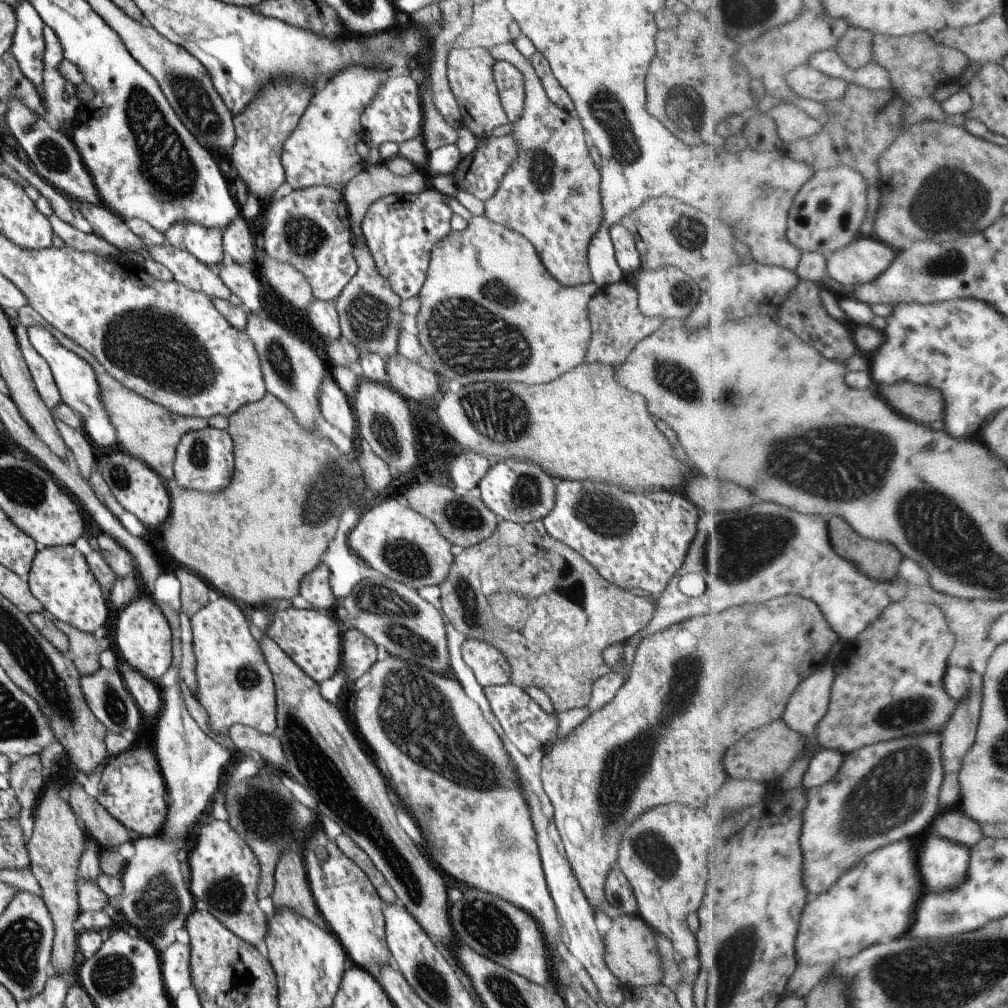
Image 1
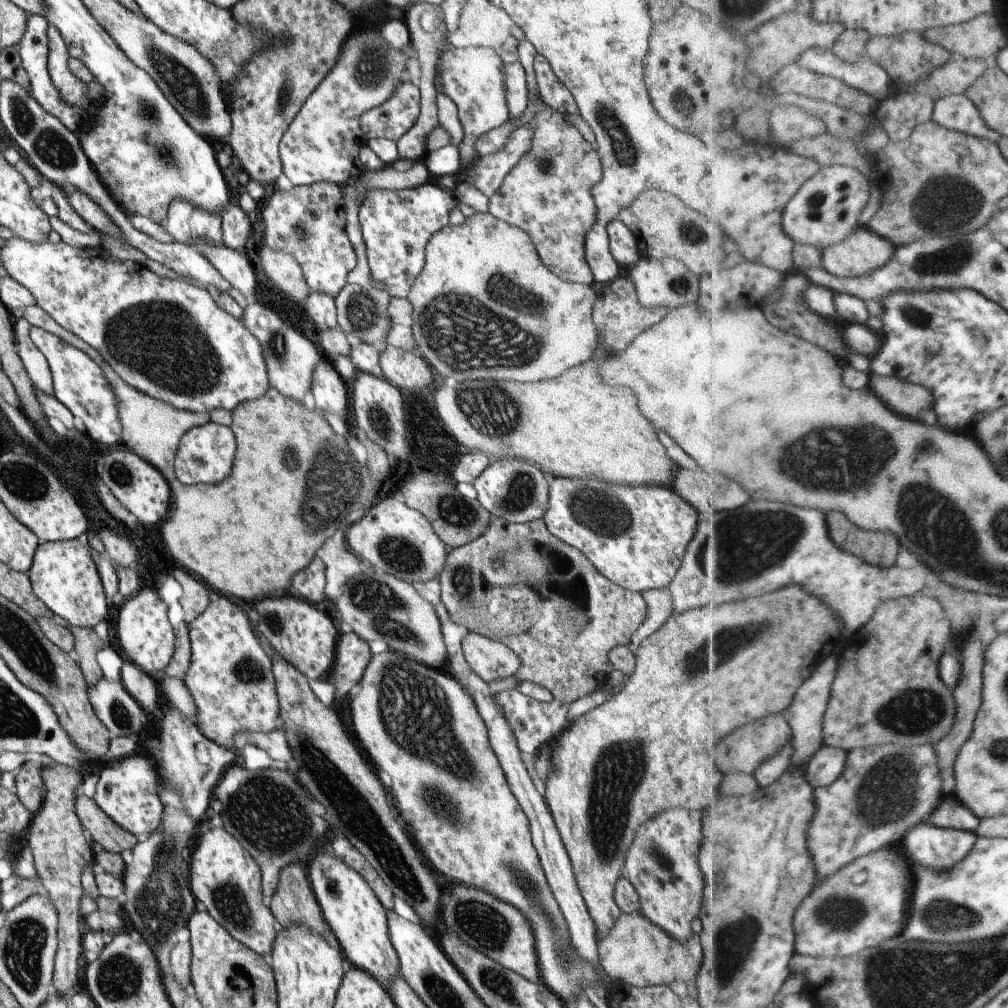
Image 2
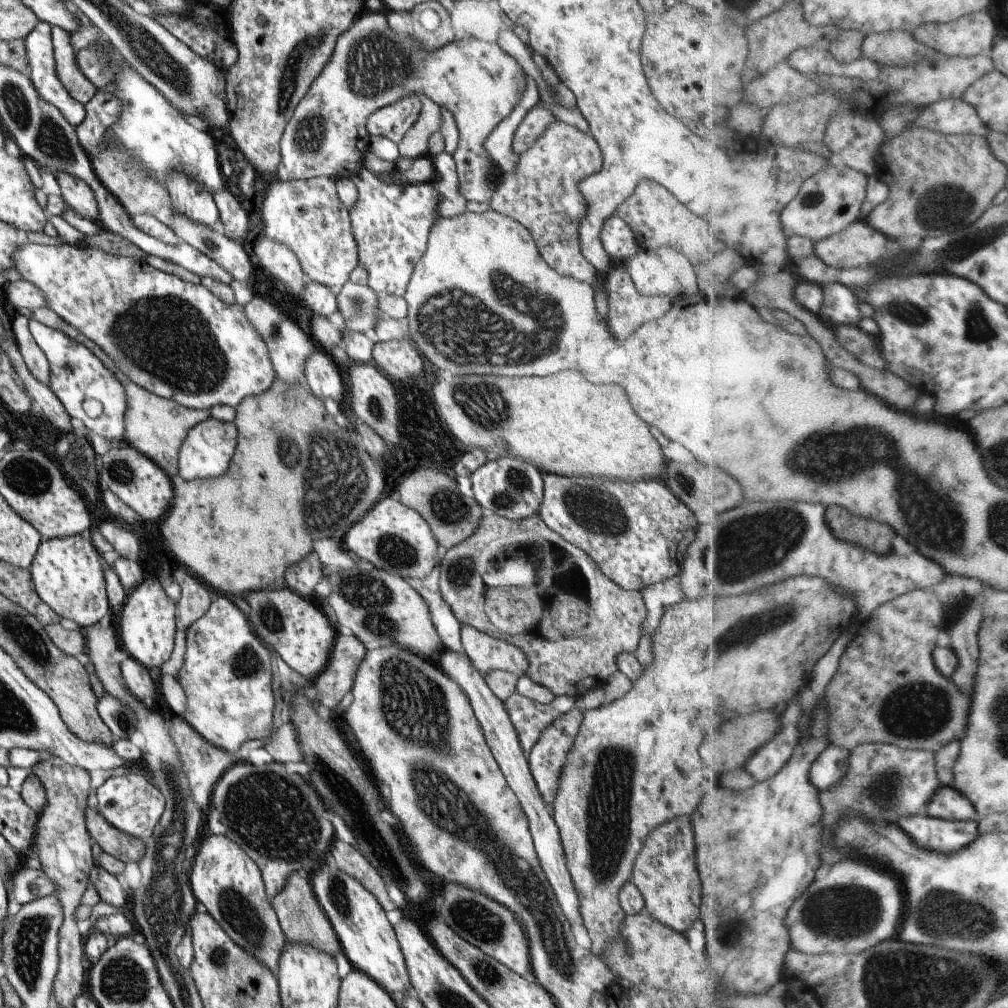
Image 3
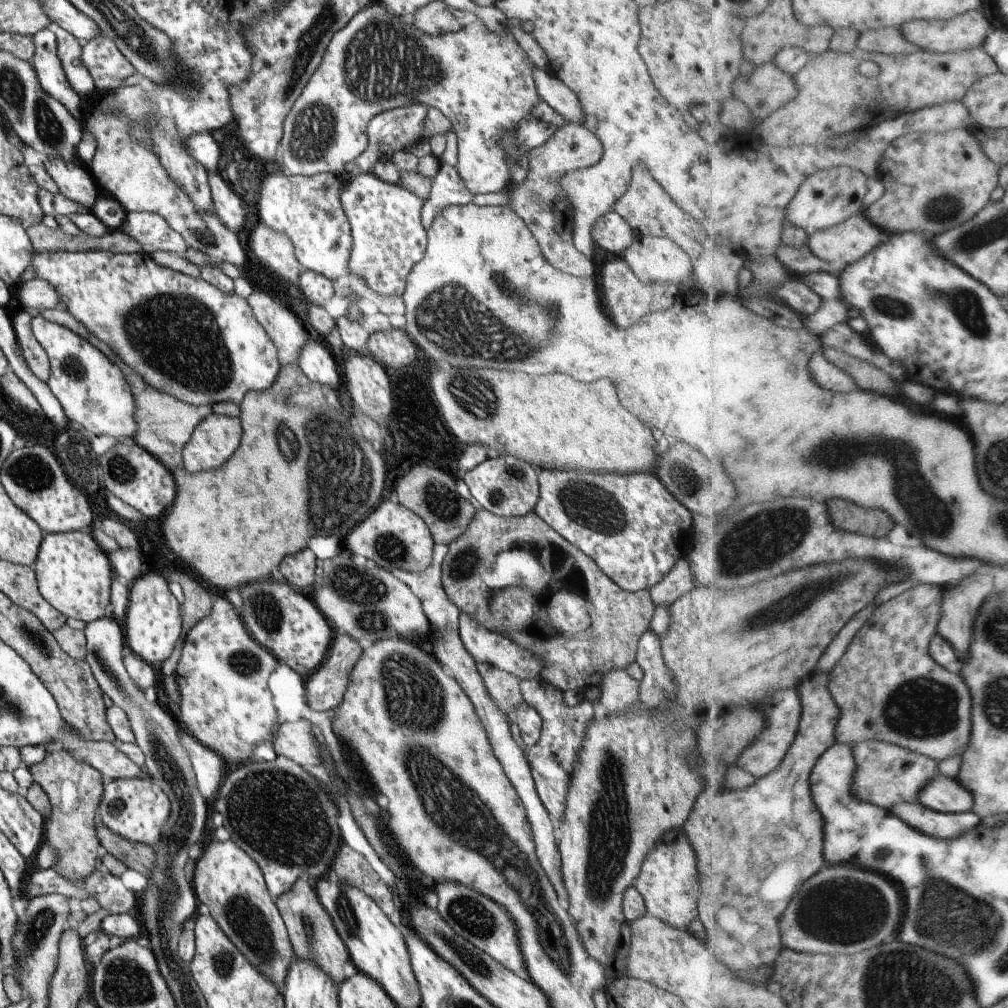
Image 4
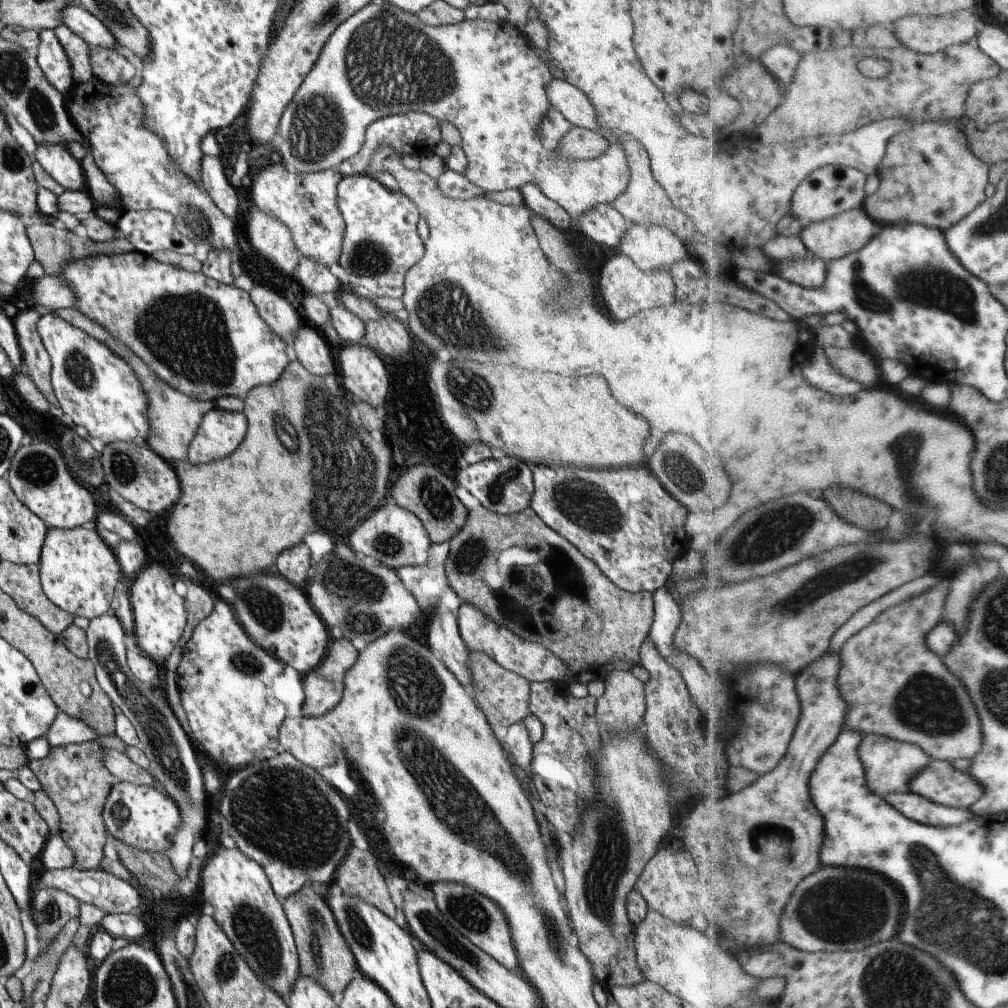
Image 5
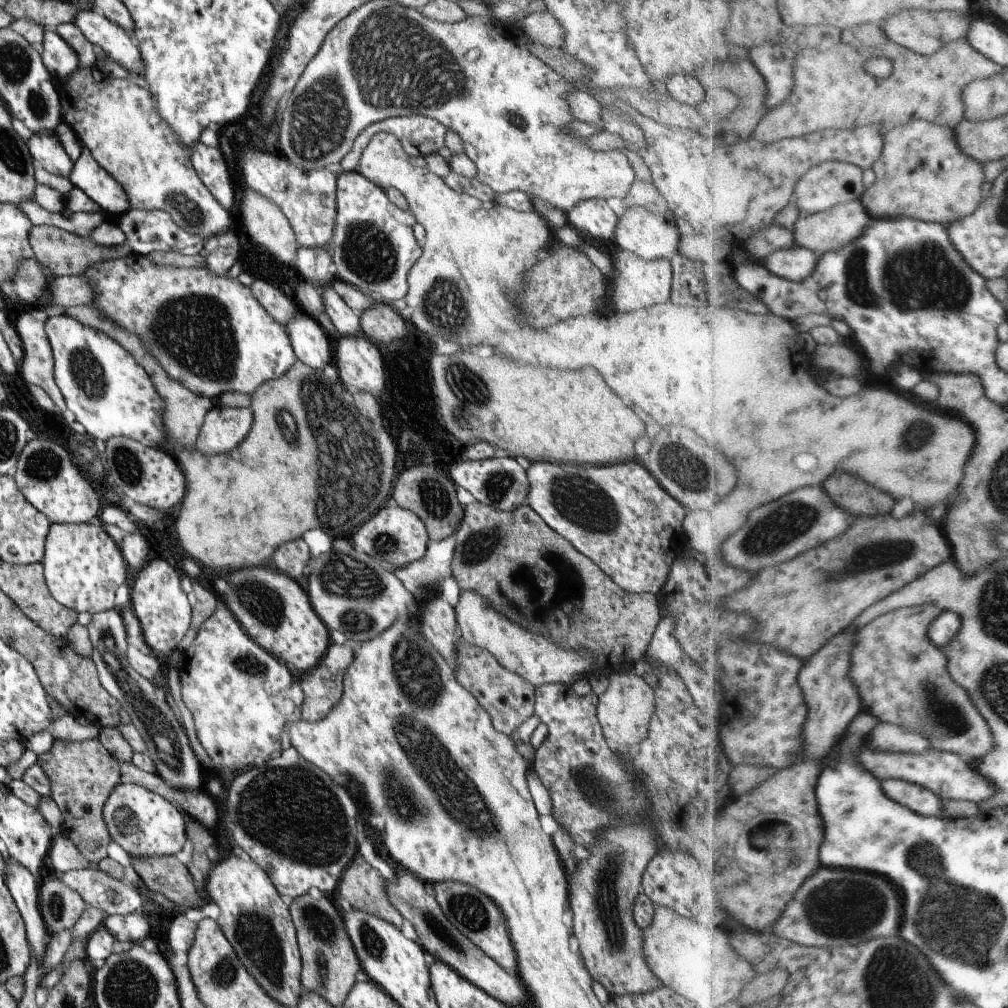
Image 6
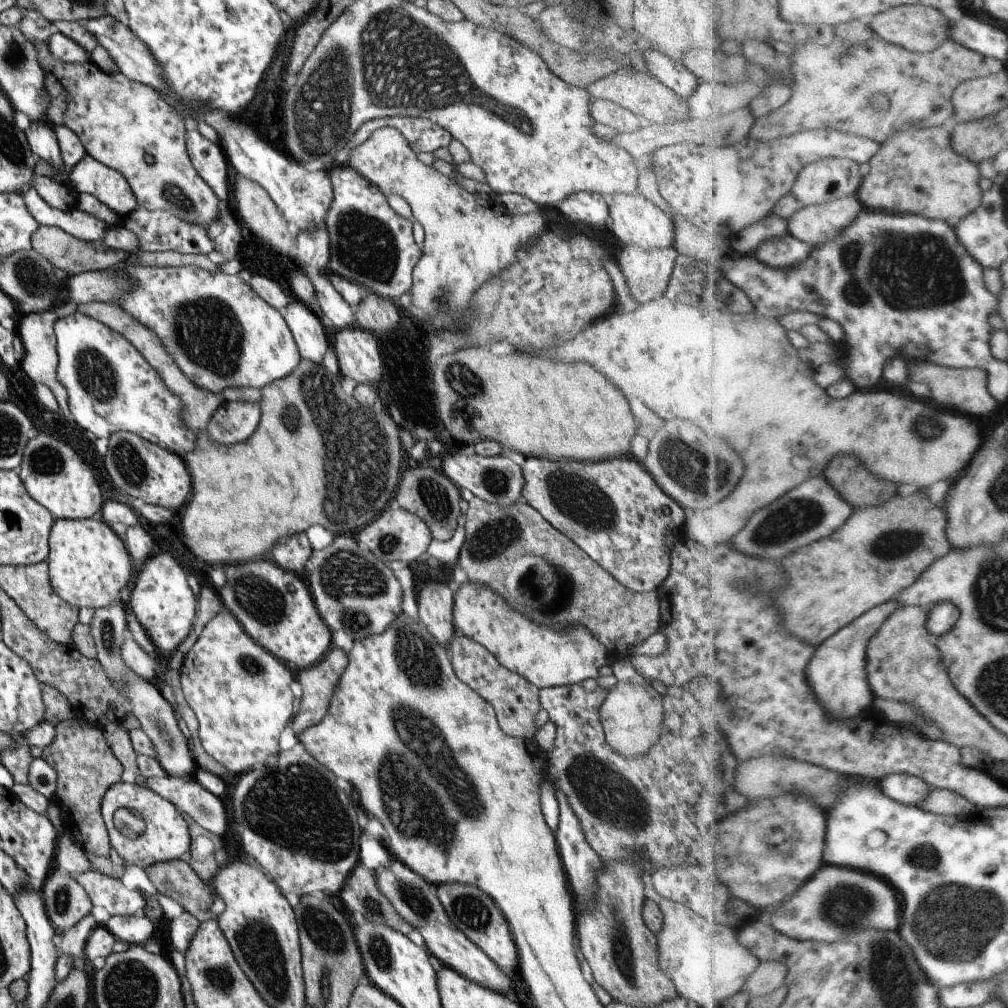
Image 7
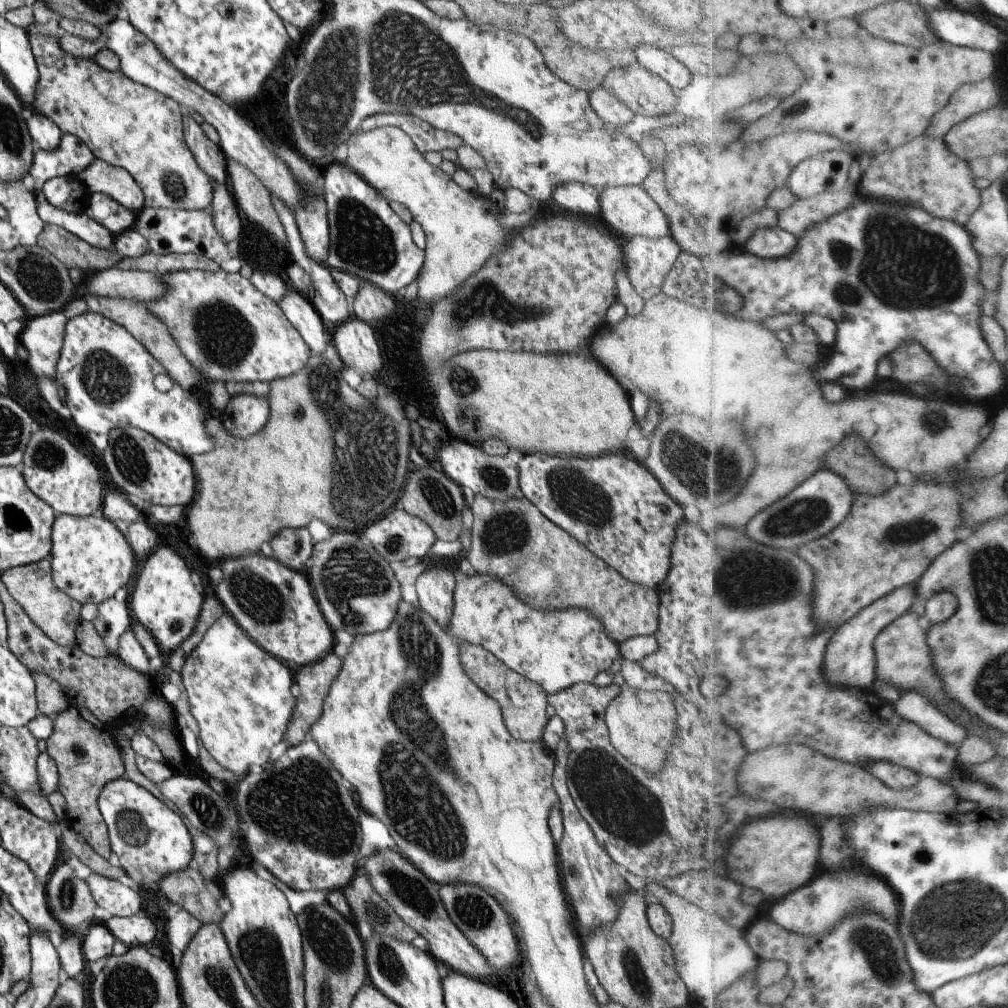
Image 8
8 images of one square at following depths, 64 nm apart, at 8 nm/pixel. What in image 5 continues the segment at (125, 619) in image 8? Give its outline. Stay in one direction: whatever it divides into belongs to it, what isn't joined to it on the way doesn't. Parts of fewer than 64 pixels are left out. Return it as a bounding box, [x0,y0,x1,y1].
[87,609,208,877]

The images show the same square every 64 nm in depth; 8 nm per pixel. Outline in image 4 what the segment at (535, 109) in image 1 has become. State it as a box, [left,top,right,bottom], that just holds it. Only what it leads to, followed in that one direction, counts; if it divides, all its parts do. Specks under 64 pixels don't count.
[504,124,603,278]

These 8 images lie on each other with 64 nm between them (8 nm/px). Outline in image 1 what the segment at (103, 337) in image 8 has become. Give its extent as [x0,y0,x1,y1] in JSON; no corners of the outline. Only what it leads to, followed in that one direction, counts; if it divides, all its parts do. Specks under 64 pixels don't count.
[26,324,117,447]

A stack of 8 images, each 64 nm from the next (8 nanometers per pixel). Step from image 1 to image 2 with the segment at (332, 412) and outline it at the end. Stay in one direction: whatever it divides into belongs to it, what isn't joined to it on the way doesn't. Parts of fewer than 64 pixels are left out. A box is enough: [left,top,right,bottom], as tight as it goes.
[311,356,346,414]

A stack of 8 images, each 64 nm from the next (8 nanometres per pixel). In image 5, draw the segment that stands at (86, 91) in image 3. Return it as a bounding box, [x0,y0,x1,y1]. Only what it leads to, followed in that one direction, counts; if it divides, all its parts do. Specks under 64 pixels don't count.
[54,24,93,84]

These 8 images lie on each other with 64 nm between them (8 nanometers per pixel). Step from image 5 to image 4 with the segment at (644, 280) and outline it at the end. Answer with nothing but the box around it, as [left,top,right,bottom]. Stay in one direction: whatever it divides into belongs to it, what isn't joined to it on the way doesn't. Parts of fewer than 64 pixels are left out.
[602,256,681,329]

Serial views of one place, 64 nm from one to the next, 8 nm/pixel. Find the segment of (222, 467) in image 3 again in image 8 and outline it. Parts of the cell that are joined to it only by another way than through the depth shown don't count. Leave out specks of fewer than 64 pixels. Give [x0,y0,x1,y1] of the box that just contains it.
[223,393,270,438]

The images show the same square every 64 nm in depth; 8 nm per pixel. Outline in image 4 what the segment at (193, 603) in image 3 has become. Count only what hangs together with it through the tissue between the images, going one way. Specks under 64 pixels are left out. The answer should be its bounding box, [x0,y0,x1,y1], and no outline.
[179,574,213,641]

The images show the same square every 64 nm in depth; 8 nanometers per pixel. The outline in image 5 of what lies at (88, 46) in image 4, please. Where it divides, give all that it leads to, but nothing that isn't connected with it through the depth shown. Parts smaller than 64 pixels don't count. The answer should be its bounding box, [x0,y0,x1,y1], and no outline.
[89,46,136,84]

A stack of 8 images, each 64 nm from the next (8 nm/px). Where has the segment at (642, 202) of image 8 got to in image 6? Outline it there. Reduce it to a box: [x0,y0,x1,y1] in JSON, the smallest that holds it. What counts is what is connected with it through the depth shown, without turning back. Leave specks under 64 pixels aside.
[613,205,682,259]

